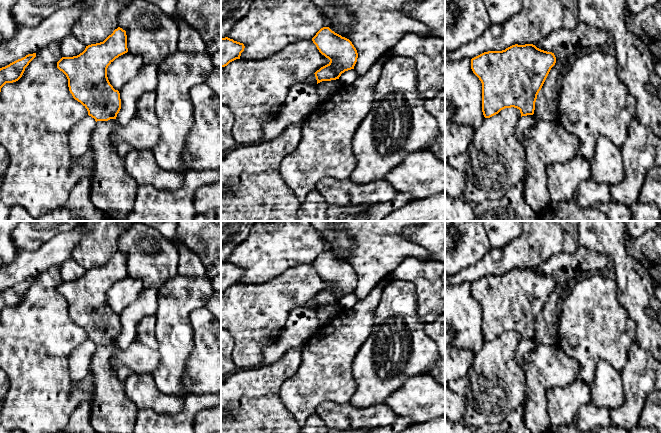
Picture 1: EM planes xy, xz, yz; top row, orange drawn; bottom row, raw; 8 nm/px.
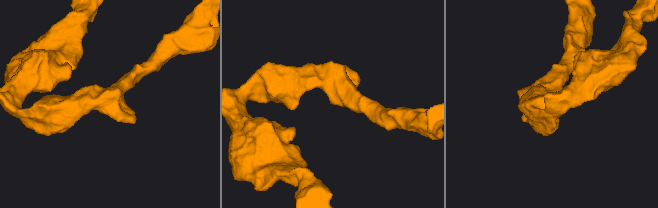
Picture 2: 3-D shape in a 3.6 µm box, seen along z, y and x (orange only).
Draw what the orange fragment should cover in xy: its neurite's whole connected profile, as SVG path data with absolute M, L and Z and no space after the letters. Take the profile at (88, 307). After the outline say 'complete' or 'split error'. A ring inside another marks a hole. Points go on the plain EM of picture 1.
M118 251L103 266L86 270L77 280L62 281L57 286L57 292L68 303L69 315L73 322L80 326L88 335L88 339L95 345L116 343L121 333L121 323L107 301L108 290L119 280L128 276L126 255Z | complete

